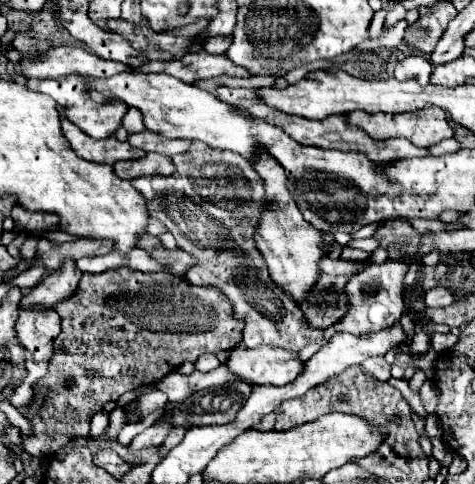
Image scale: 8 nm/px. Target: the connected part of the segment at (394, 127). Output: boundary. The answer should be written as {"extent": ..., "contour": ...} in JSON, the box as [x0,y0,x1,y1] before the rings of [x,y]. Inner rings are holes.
{"extent":[347,108,453,148],"contour":[[[425,108],[421,112],[407,112],[407,114],[397,114],[397,116],[389,116],[389,114],[367,116],[367,112],[349,112],[347,114],[347,124],[365,130],[373,140],[405,138],[405,140],[413,142],[415,146],[421,146],[421,148],[439,144],[441,140],[453,136],[453,128],[449,126],[449,120],[447,120],[445,112],[441,112],[441,108]]]}

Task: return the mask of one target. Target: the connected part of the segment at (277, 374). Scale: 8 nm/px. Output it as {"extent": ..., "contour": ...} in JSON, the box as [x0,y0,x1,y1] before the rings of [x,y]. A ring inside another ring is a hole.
{"extent":[227,348,301,386],"contour":[[[253,348],[233,350],[227,370],[237,376],[239,382],[251,386],[283,386],[301,372],[301,360],[297,352],[281,348]]]}

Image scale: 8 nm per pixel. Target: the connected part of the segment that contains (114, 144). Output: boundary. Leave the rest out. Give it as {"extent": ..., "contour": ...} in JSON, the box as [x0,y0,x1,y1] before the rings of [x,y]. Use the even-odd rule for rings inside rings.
{"extent":[61,118,143,164],"contour":[[[67,118],[61,120],[61,128],[71,148],[77,152],[77,156],[85,160],[101,162],[101,164],[115,164],[117,160],[133,160],[133,158],[143,156],[141,150],[135,150],[127,142],[119,142],[115,136],[93,140],[83,130],[79,130],[75,124],[71,124]]]}

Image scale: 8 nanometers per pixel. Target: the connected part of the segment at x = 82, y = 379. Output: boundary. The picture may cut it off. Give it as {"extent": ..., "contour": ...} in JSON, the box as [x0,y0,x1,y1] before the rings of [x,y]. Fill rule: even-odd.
{"extent":[23,268,241,458],"contour":[[[115,268],[115,270],[105,270],[101,274],[83,274],[75,296],[69,298],[69,300],[65,300],[65,302],[61,302],[61,304],[57,304],[55,310],[61,316],[61,334],[55,340],[55,352],[53,352],[53,358],[49,360],[49,372],[47,372],[45,378],[41,378],[37,382],[35,396],[33,396],[33,402],[31,402],[29,410],[23,410],[23,416],[29,418],[31,420],[31,426],[33,426],[33,438],[29,438],[23,444],[23,448],[25,448],[27,454],[31,454],[35,458],[45,458],[49,454],[55,454],[57,450],[61,450],[69,442],[71,436],[89,436],[89,422],[91,422],[93,414],[97,414],[103,408],[105,402],[117,400],[125,392],[135,390],[139,386],[155,384],[157,380],[161,380],[163,376],[167,376],[171,370],[177,370],[183,360],[195,362],[205,352],[213,352],[215,354],[219,350],[233,350],[235,344],[241,342],[241,322],[237,322],[231,316],[231,304],[227,302],[227,298],[223,294],[219,294],[215,288],[197,288],[197,286],[191,286],[191,284],[183,282],[183,278],[173,276],[169,272],[149,272],[149,274],[145,274],[145,272],[137,272],[137,270],[131,270],[131,268]]]}

